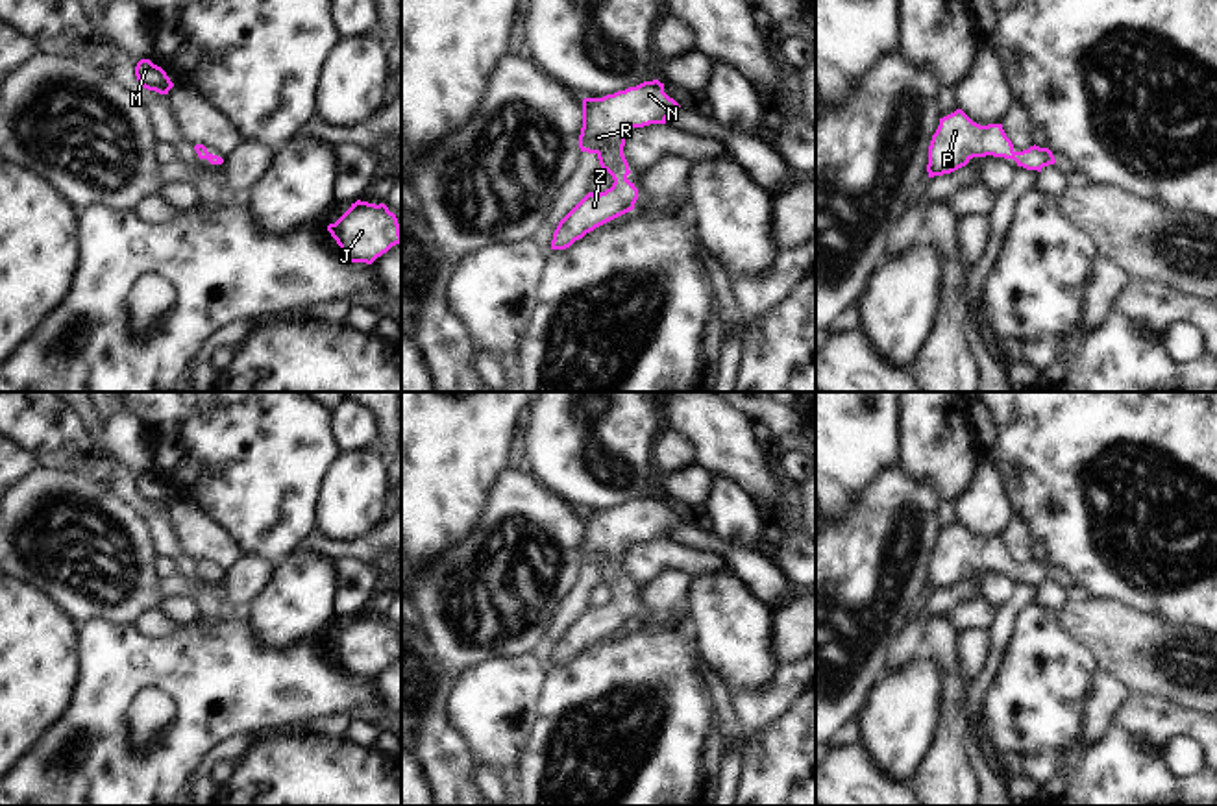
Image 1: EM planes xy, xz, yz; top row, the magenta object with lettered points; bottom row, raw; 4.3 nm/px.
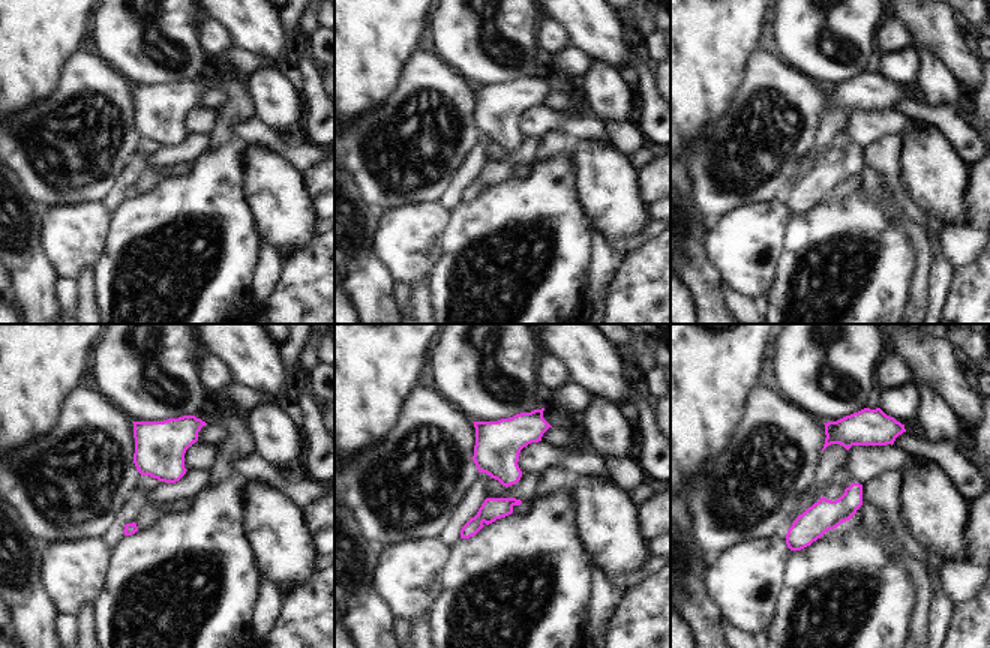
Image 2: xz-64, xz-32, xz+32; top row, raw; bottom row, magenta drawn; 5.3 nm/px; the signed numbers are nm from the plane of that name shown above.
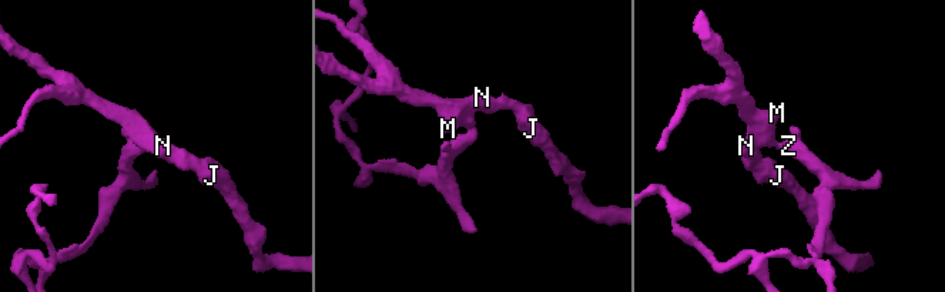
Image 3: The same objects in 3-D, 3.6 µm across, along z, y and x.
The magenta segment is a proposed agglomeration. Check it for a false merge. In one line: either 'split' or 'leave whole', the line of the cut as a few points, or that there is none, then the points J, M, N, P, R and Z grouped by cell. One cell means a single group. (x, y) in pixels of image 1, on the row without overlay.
leave whole | no cut | J M N P R Z

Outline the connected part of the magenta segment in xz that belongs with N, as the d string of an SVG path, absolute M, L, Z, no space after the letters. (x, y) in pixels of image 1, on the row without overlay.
M658 494L644 495L636 501L607 508L603 512L583 514L583 542L579 549L581 566L596 568L603 584L607 584L614 597L605 606L588 606L557 640L551 654L551 664L566 664L575 654L583 653L596 641L629 627L638 614L638 603L627 593L631 588L629 577L623 569L625 549L633 542L649 538L666 538L666 532L681 519L664 507L664 497Z

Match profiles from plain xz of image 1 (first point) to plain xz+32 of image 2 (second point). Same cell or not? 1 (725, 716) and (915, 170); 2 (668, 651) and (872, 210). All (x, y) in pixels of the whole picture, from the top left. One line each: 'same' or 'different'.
1: different
2: same

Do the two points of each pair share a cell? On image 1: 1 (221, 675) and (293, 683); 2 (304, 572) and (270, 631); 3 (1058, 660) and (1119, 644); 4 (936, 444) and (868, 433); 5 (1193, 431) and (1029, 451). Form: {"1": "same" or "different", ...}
{"1": "same", "2": "same", "3": "different", "4": "different", "5": "same"}

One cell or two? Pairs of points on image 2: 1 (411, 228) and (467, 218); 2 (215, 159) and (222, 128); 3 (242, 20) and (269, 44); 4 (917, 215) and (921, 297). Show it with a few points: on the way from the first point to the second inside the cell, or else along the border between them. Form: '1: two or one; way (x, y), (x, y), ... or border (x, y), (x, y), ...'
1: two; border (449, 212), (437, 257)
2: two; border (234, 137), (224, 144), (209, 147)
3: one; way (248, 23), (263, 38)
4: two; border (902, 212), (918, 227), (930, 249)

